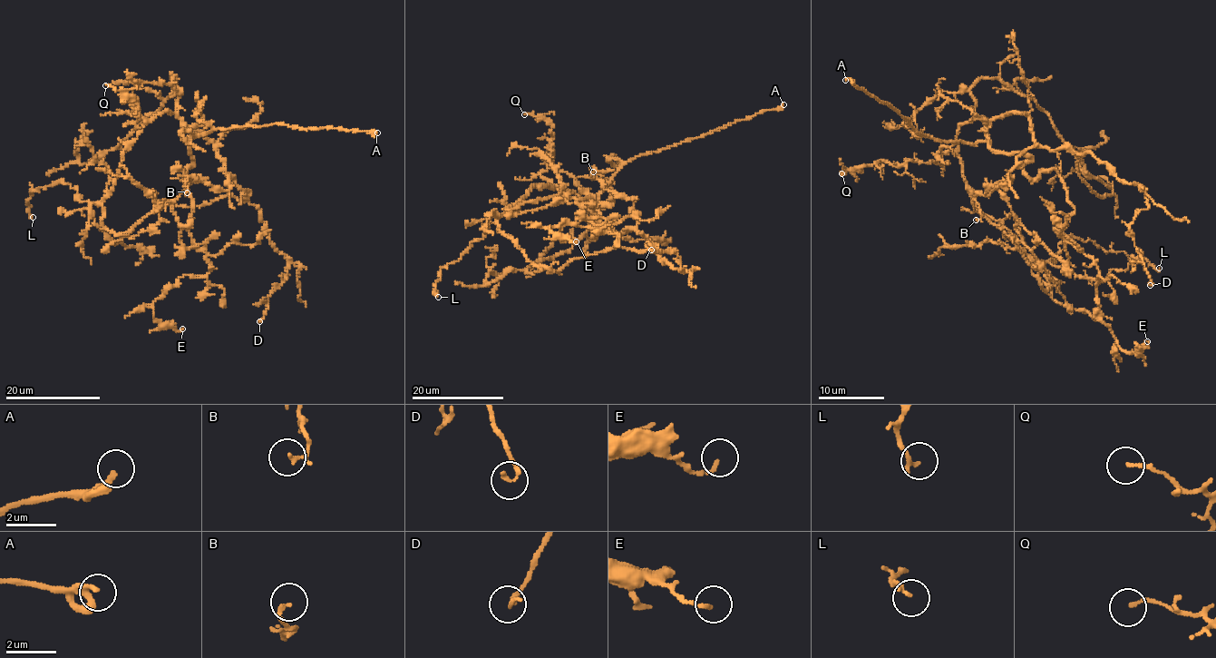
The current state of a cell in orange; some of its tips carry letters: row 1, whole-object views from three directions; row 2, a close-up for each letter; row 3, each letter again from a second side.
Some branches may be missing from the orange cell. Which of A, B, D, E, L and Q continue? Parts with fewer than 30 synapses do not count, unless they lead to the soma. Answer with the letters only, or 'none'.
A

